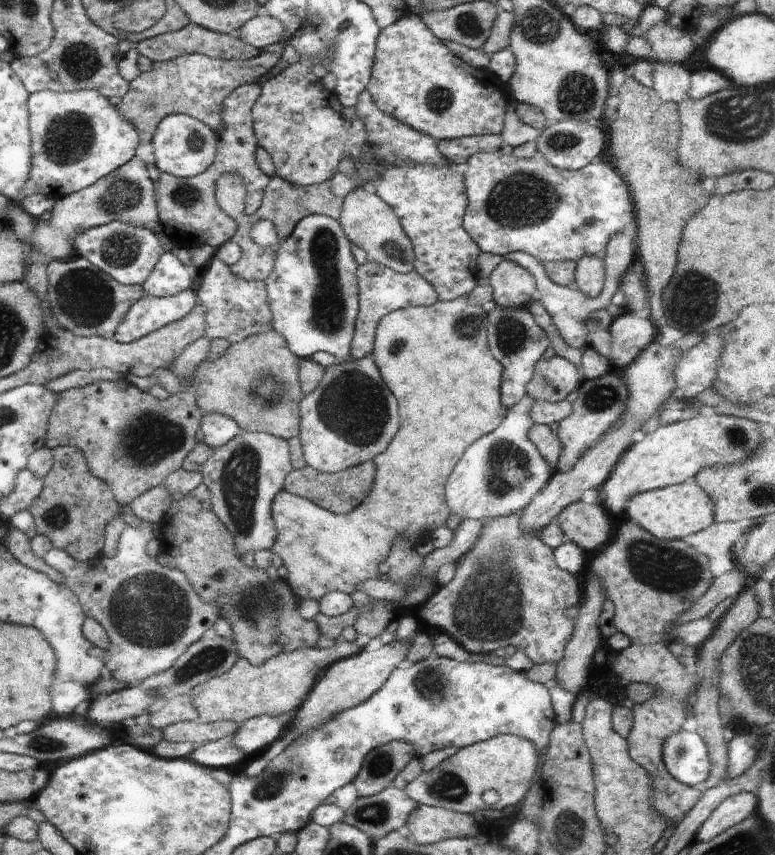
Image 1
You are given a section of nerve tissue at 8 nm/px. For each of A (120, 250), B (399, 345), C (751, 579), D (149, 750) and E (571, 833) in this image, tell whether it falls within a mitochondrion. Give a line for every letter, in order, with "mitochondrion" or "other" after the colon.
A: mitochondrion
B: mitochondrion
C: other
D: other
E: mitochondrion

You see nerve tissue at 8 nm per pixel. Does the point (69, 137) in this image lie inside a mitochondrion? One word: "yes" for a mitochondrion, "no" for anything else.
yes

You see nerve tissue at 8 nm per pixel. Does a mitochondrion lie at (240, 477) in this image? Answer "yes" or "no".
yes

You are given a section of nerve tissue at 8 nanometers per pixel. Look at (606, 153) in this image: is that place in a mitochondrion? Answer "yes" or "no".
no

